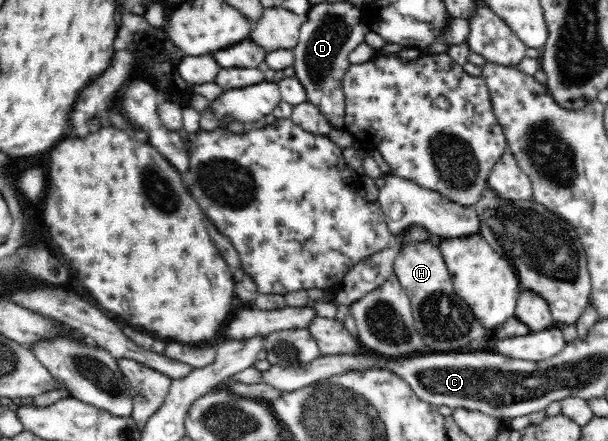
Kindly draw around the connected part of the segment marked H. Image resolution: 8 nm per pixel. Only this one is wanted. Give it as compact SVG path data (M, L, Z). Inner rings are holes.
M419 243L407 247L397 255L394 271L405 294L409 296L415 330L424 342L426 353L470 353L474 352L471 343L488 345L491 342L493 331L485 329L485 326L473 315L473 311L469 311L466 301L456 294L452 276L437 246Z

